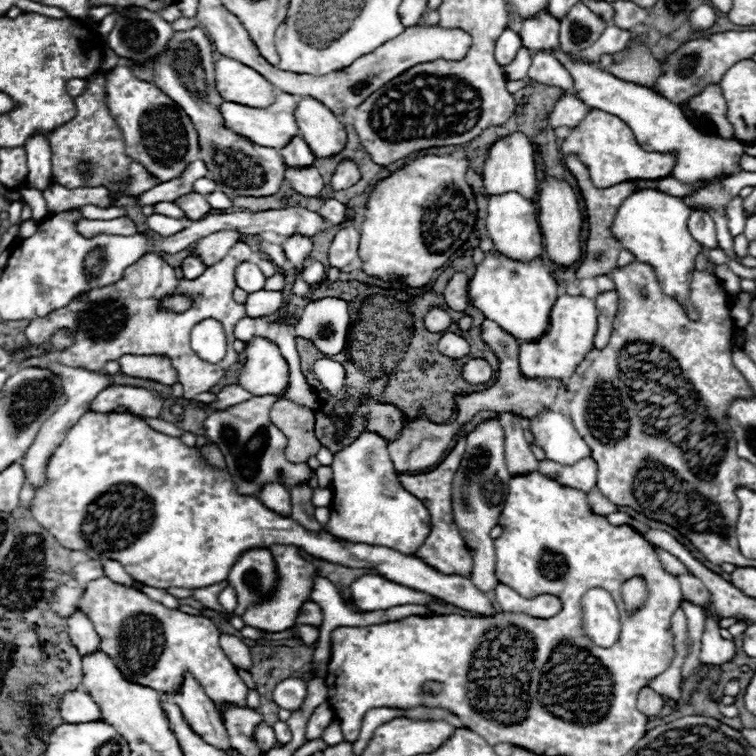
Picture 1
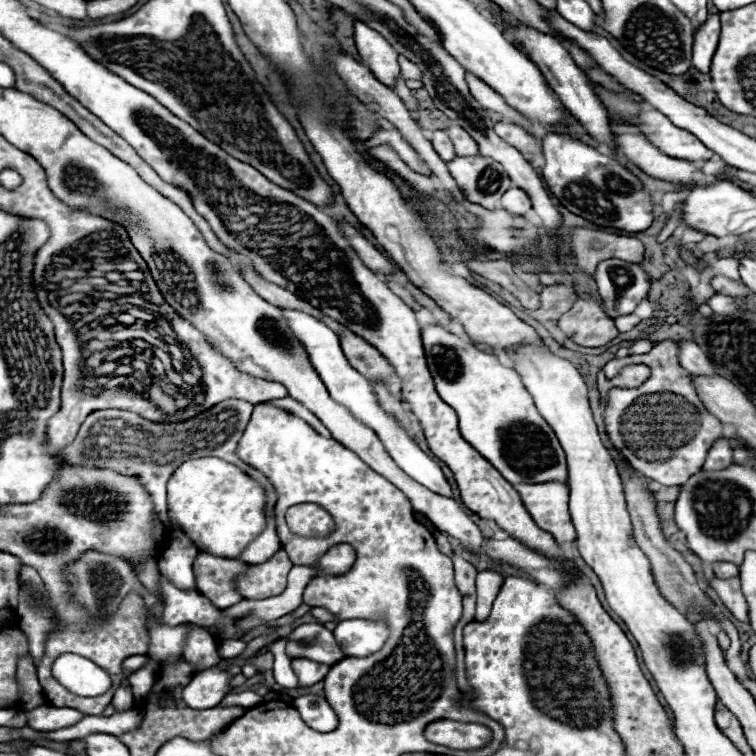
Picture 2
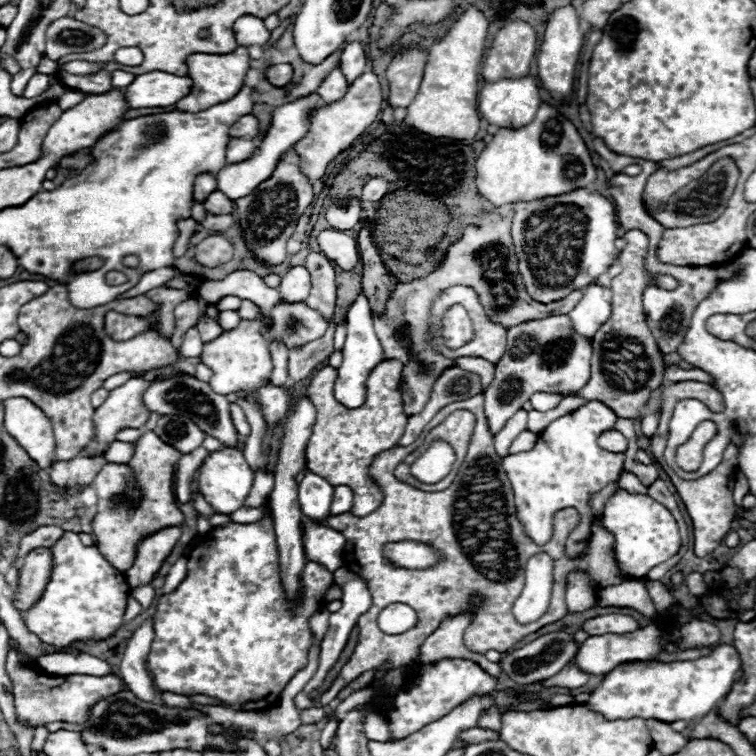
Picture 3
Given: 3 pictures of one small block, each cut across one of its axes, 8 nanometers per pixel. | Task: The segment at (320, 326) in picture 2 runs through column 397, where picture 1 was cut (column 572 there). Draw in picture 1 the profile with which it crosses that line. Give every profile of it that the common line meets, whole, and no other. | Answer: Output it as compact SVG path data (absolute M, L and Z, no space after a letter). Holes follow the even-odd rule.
M552 410L542 412L540 416L536 416L530 422L530 430L536 438L536 444L546 452L546 458L550 458L550 460L558 460L560 464L574 464L582 456L590 454L590 448L586 446L582 436L578 436L572 420L568 416L564 416L562 412L552 412Z

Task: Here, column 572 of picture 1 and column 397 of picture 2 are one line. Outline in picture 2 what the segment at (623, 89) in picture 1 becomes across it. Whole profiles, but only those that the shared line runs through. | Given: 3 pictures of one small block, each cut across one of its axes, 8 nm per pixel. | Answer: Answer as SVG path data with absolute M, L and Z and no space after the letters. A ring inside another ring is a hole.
M360 20L354 24L354 38L362 60L368 64L374 76L388 88L394 88L400 76L398 52L394 52L394 48L390 48L390 44L378 32L366 28L366 24L362 24Z

